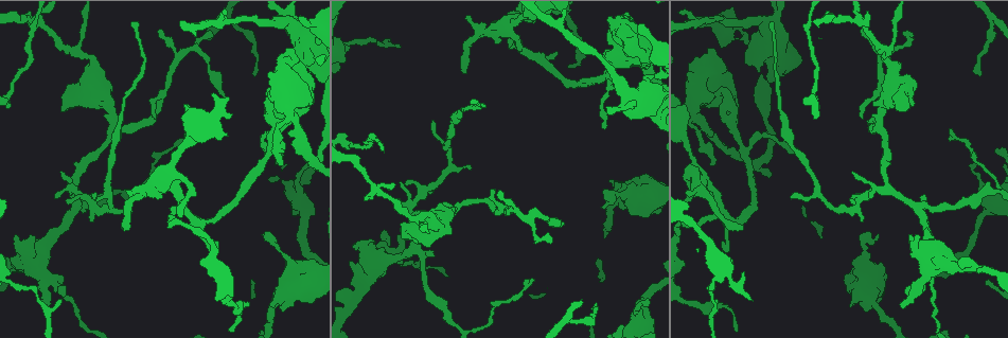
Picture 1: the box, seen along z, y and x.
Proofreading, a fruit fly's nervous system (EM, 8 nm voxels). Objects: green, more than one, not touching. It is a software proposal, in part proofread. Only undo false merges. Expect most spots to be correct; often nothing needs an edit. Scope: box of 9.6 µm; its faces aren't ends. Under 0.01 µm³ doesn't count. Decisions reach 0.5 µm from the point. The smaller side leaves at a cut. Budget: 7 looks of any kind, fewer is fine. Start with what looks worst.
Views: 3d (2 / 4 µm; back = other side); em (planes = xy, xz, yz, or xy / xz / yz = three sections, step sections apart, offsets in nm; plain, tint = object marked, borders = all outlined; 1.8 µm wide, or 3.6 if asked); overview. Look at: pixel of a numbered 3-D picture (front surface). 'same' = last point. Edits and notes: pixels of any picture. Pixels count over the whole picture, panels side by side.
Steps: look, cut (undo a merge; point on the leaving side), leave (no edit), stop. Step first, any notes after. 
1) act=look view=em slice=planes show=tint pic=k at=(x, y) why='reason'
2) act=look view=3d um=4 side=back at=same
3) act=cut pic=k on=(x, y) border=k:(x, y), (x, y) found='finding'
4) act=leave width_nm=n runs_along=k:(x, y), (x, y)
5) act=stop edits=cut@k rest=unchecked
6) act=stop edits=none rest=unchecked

act=look view=em um=3.6 slice=planes show=plain pic=1 at=(37, 269) why='calibre changes'

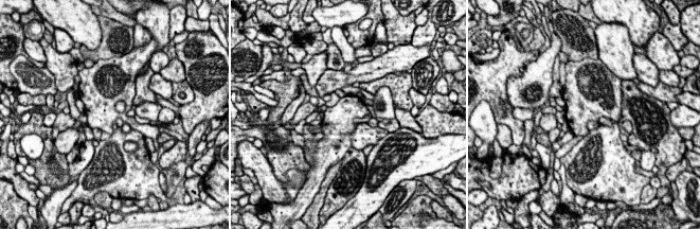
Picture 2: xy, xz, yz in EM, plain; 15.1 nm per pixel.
act=look view=em um=3.6 slice=planes show=tint at=same

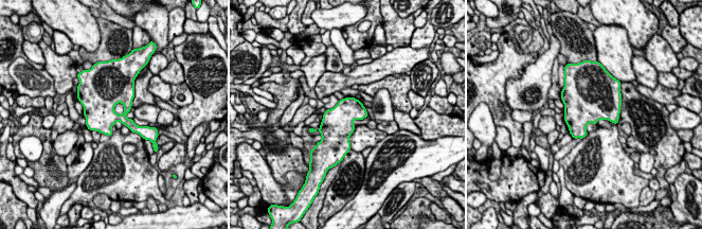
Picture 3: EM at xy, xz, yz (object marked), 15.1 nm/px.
act=leave found='all the same neuron'

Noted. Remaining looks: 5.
act=look view=3d um=4 pic=1 at=(746, 152) why='abrupt turn'

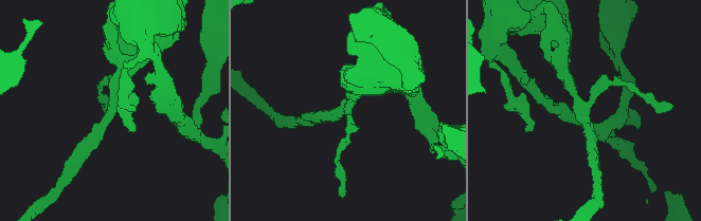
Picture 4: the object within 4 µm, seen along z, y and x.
act=look view=em slice=planes show=tint pic=4 at=(349, 105) arms=3

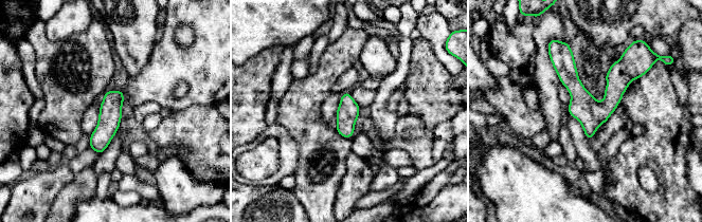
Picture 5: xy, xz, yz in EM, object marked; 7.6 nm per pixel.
act=leave width_nm=170 runs_along=5:(564, 53), (589, 135) found='continuous, no second neuron'

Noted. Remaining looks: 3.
act=look view=3d um=4 pic=1 at=(374, 188) why='abrupt turn'

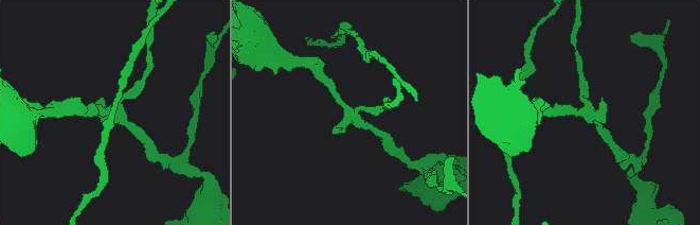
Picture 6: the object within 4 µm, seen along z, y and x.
act=look view=em slice=xy step=16 show=tint pic=6 at=(587, 111) why='now the EM'

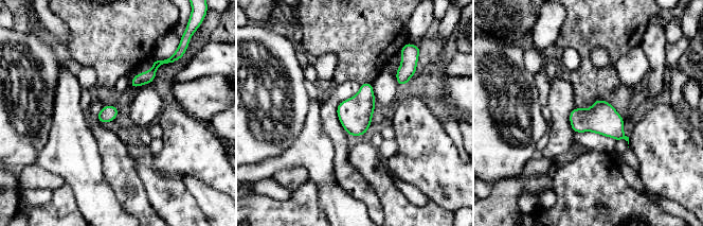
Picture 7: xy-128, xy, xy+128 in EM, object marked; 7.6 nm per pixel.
act=leave found='continuous, no second neuron'

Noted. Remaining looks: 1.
act=stop edits=none rest=unchecked

